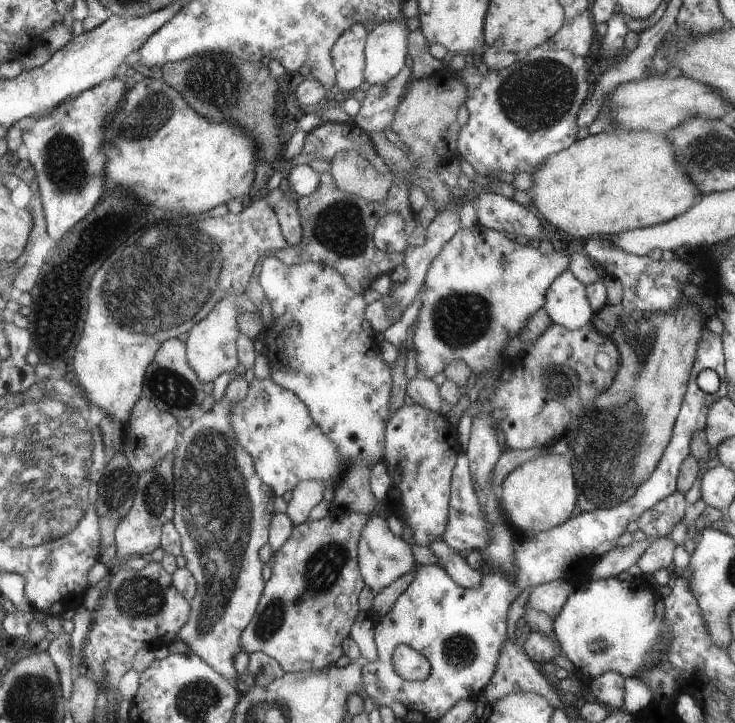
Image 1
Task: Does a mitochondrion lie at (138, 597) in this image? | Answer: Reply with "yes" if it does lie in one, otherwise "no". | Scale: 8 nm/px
yes

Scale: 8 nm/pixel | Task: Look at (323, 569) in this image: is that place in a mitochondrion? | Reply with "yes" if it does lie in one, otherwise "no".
yes

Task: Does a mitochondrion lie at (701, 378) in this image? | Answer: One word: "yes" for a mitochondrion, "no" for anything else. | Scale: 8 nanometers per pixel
no

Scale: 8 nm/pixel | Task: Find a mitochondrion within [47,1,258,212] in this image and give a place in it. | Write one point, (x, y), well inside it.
(216, 81)

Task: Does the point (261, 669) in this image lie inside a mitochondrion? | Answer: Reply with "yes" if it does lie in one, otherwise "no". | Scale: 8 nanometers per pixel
yes

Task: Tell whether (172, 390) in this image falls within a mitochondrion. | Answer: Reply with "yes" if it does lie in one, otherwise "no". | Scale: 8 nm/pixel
yes

